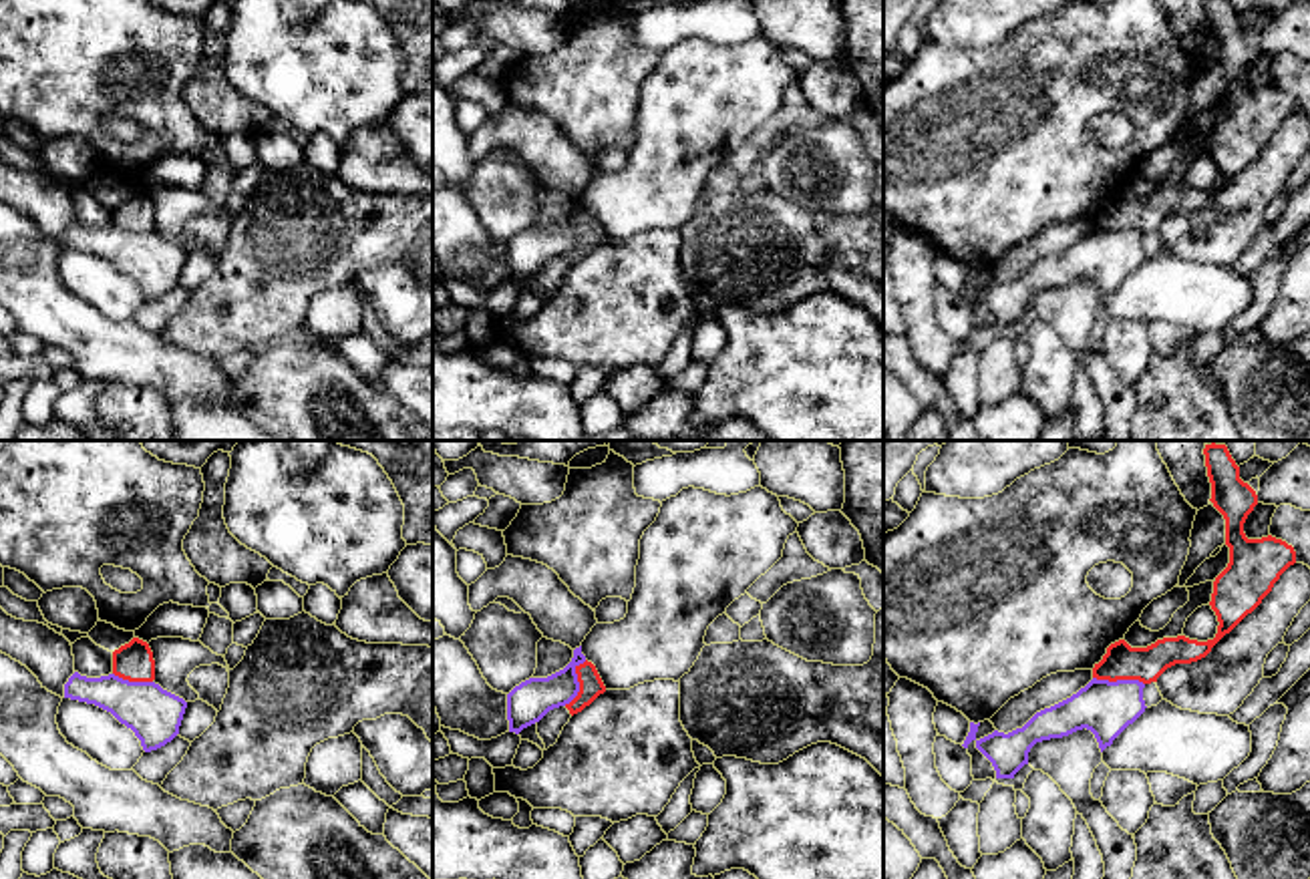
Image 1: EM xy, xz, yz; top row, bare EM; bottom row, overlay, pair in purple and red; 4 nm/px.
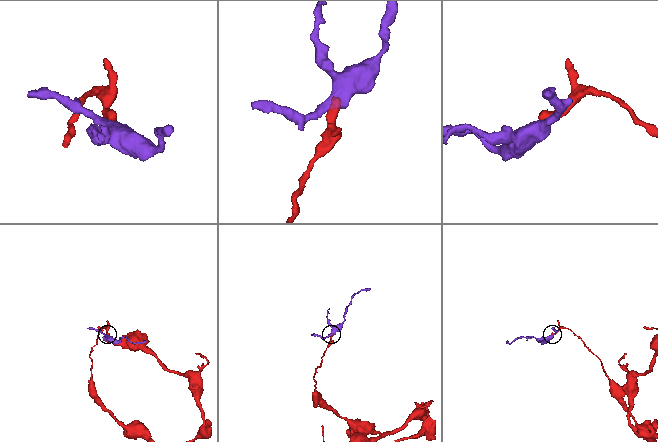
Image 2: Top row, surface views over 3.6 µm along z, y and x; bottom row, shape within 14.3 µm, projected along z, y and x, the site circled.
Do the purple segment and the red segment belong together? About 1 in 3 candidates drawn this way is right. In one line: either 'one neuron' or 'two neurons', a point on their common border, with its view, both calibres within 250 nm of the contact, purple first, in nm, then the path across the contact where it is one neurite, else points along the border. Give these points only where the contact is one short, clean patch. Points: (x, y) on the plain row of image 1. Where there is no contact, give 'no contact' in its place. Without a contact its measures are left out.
two neurons; contact xz (578, 232); calibres 160 and 100 nm; border xz (586, 210), (576, 218), (578, 242), (564, 254)

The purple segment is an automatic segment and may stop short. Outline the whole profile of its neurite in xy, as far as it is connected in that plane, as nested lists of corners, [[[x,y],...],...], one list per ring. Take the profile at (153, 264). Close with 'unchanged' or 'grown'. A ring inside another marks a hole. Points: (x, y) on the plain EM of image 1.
[[[74,221],[64,247],[95,253],[131,278],[145,302],[157,300],[179,284],[187,251],[155,231],[129,231],[115,223],[87,227]]] | unchanged

